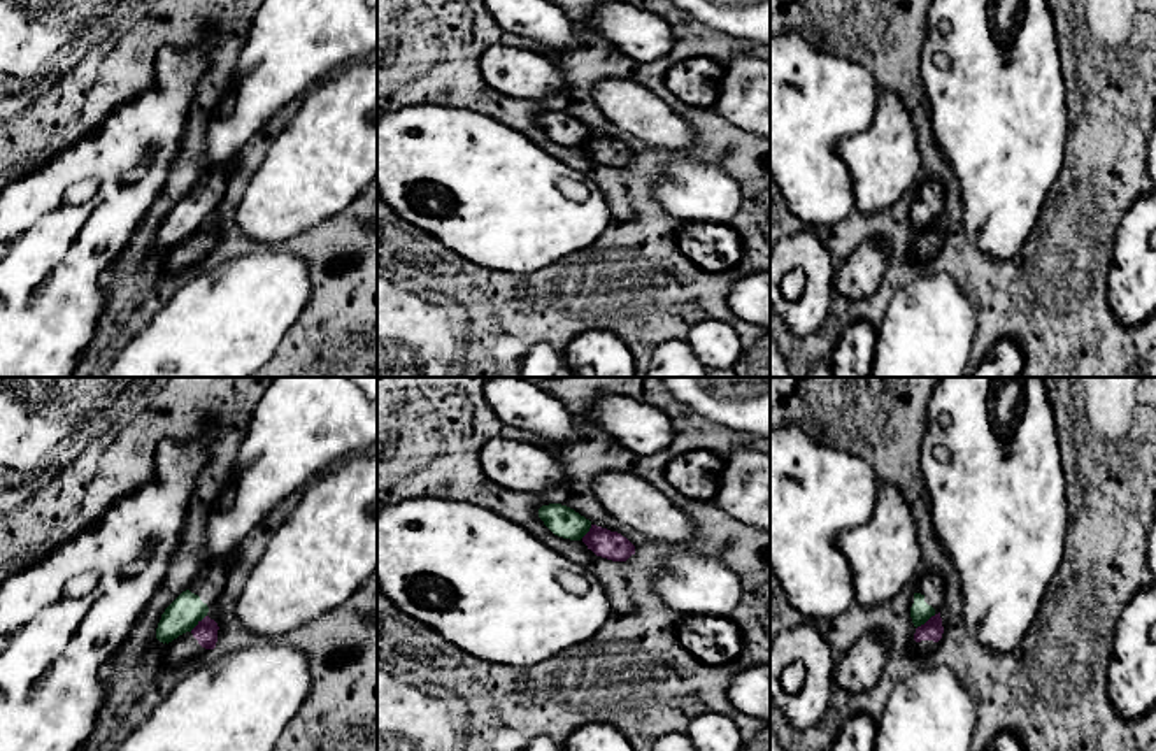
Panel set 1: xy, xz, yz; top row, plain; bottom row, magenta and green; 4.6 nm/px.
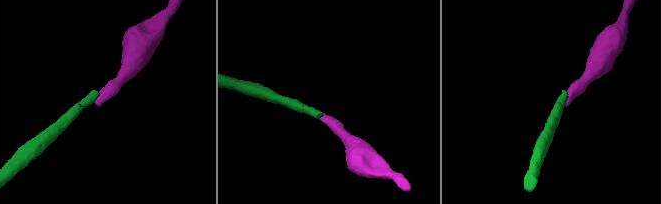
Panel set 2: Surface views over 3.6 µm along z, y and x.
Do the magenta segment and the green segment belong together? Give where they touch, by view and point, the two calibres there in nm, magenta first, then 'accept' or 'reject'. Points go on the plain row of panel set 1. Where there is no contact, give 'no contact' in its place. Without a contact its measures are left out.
yz (927, 228) | 100/90 nm | reject

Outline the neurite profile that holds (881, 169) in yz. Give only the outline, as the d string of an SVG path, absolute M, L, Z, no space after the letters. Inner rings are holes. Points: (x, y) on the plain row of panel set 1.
M886 91L870 126L838 146L854 182L856 211L879 214L895 205L921 170L917 130L905 102Z

